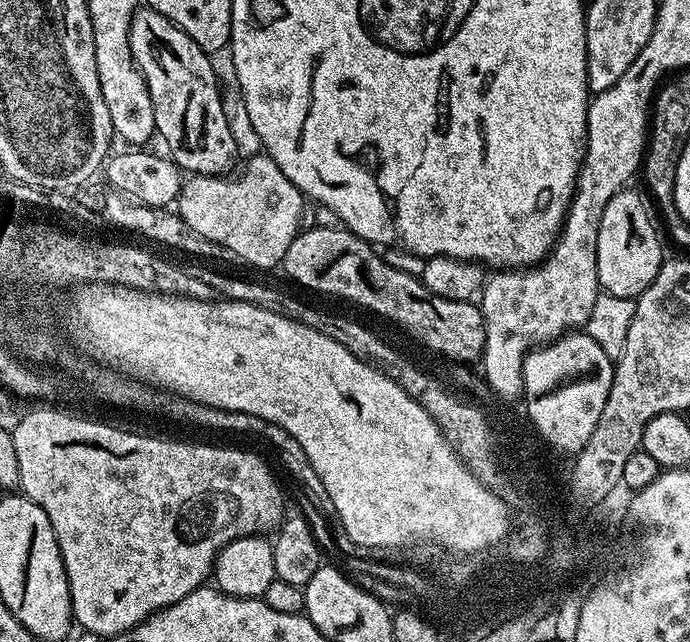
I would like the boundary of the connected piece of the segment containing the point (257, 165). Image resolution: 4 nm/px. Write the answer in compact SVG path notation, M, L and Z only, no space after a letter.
M266 154L252 156L248 165L237 174L236 180L228 180L224 176L189 175L178 197L178 213L186 225L203 238L208 238L218 246L225 247L233 256L253 264L256 268L272 268L283 261L286 250L290 250L290 242L294 242L297 232L301 231L300 219L304 216L304 193L278 170L278 166Z

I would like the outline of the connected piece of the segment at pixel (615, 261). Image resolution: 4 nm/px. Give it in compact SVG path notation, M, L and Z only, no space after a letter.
M625 190L614 194L610 202L606 202L606 211L602 214L602 226L598 226L598 278L601 289L610 295L617 295L618 298L635 301L637 296L642 295L654 282L658 270L663 266L666 253L660 245L660 236L656 233L656 228L652 225L652 216L648 213L648 208L644 205L644 200L633 190Z

